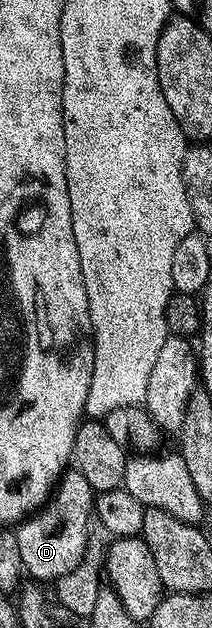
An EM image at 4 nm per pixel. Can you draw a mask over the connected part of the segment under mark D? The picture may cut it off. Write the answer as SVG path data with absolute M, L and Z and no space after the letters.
M76 467L70 468L64 474L59 492L52 498L48 508L16 526L22 570L28 576L30 573L33 576L30 578L37 583L55 583L60 577L67 575L67 571L75 571L75 567L79 567L79 559L83 559L87 551L89 518L94 516L94 513L93 488Z

